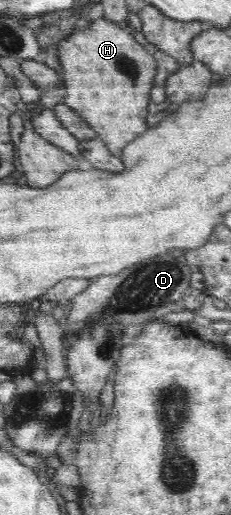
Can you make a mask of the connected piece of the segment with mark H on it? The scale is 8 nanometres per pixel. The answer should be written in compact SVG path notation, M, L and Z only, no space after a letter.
M106 18L57 40L52 50L63 70L63 104L79 113L107 148L120 156L130 142L148 129L147 106L157 74L153 54L135 41L125 25Z

